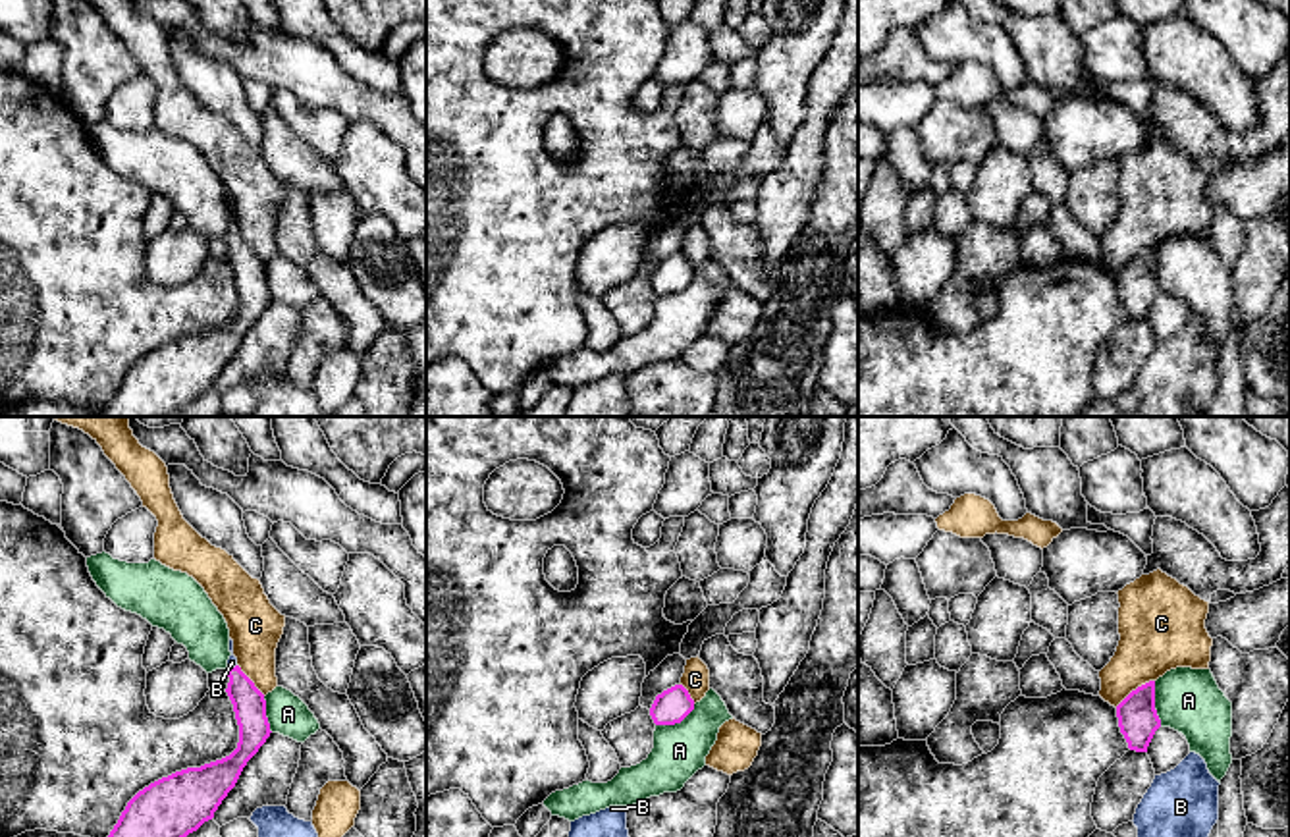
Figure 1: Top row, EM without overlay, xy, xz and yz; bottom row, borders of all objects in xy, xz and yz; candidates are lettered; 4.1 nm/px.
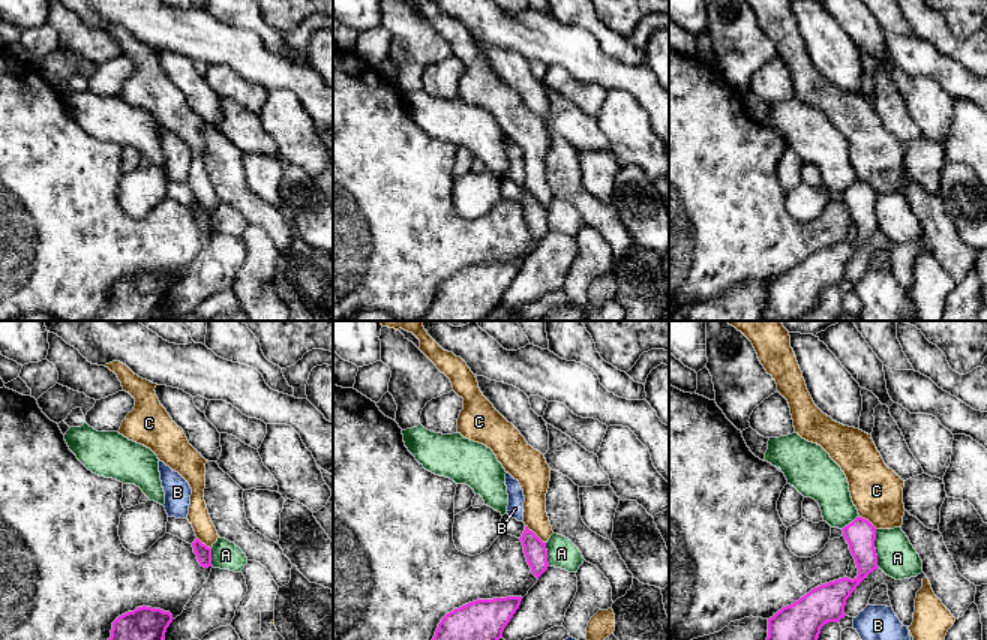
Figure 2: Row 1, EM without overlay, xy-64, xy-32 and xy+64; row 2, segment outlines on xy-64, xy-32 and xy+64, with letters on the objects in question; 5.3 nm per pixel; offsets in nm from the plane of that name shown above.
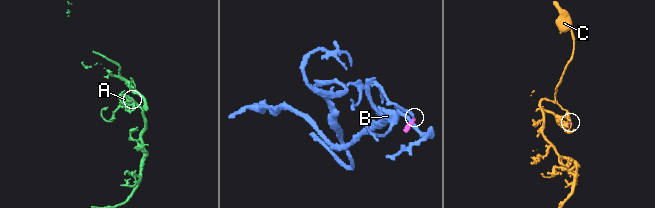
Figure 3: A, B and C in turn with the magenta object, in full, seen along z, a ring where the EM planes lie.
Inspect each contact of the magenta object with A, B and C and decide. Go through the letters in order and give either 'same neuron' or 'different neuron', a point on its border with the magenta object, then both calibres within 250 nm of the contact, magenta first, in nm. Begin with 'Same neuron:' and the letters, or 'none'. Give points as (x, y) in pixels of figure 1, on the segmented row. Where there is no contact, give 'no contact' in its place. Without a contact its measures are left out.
Same neuron: B
A: different neuron; contact yz (1154, 704); calibres 170 and 280 nm
B: same neuron; contact xy (232, 668); calibres 140 and 50 nm
C: different neuron; contact yz (1136, 689); calibres 170 and 320 nm

